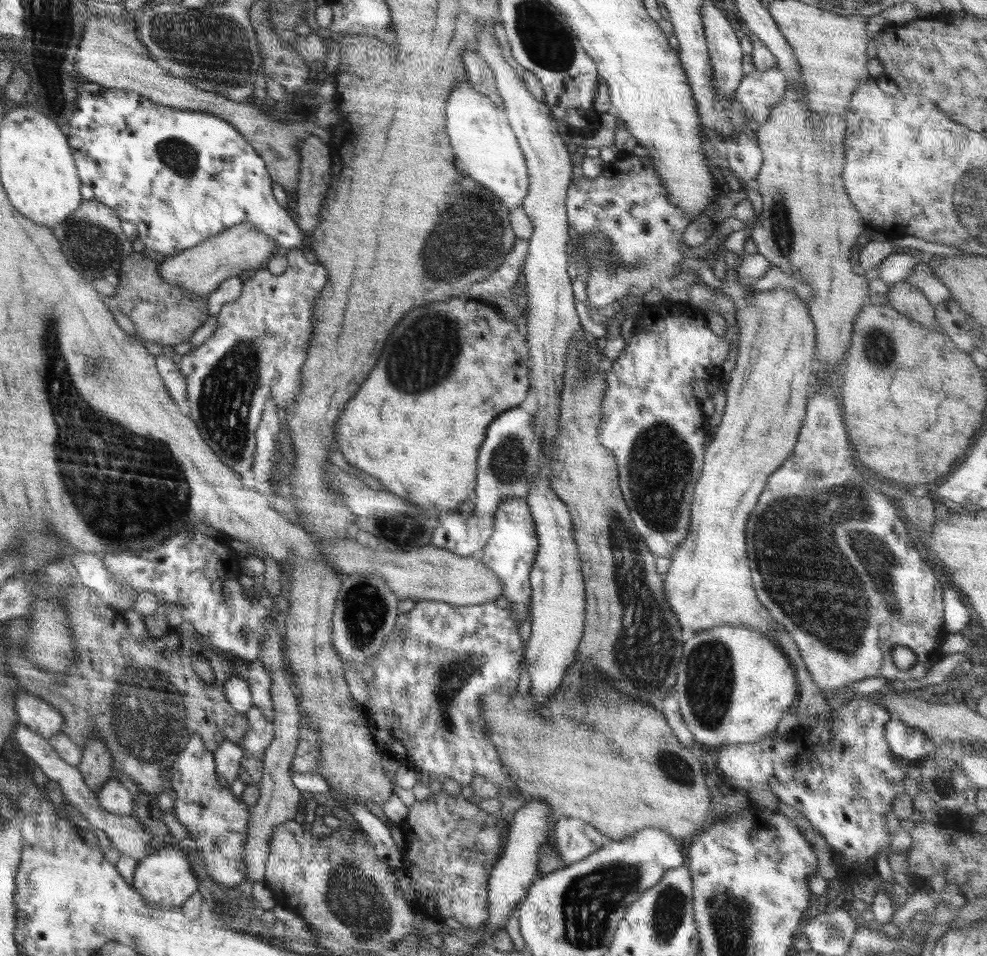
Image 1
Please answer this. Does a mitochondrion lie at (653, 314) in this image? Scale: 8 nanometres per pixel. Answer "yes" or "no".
no

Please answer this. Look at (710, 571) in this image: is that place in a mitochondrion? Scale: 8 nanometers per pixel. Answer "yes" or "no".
no

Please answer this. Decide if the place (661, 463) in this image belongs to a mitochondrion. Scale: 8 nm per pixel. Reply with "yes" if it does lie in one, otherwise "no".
yes

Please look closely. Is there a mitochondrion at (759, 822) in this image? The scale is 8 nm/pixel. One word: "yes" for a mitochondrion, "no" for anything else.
no

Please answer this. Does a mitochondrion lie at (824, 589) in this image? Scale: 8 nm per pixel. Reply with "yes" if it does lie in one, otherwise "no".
yes

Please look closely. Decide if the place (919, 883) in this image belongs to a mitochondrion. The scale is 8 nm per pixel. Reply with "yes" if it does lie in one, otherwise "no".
no

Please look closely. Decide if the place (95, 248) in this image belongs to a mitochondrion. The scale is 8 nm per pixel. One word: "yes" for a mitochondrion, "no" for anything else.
yes

